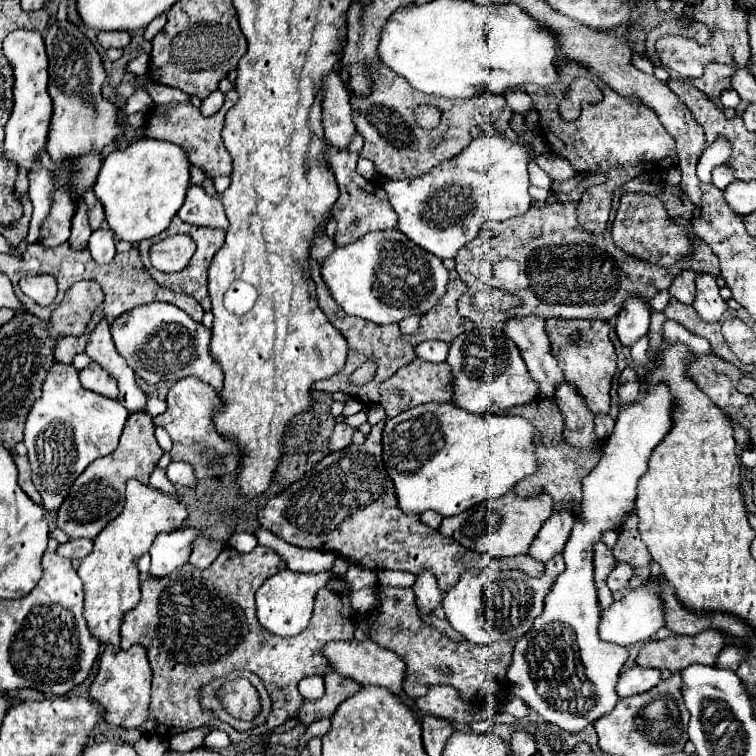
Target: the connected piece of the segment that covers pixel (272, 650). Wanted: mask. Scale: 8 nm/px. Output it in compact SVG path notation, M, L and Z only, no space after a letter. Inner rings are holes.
M227 546L207 570L183 564L165 578L147 578L141 582L141 600L125 614L121 624L121 648L127 650L133 644L141 644L147 650L153 670L147 722L153 734L169 738L173 736L173 728L177 732L187 732L207 726L209 730L225 730L233 746L247 740L253 732L237 732L199 706L199 688L231 670L249 670L257 674L273 700L273 712L265 724L257 726L257 734L297 716L303 702L297 684L305 676L323 676L327 672L327 660L321 656L321 648L333 640L349 640L355 626L349 606L349 586L335 578L319 590L311 622L301 634L277 638L265 632L265 628L261 630L255 614L255 592L269 574L273 576L285 568L285 560L271 548L255 546L253 552L241 554Z

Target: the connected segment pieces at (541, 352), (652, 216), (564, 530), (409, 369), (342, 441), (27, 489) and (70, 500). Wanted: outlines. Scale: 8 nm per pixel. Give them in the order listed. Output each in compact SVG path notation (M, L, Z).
M539 316L511 318L507 320L503 330L521 350L529 374L533 376L533 380L537 380L539 394L545 398L553 398L553 390L557 390L557 384L565 382L565 376L557 360L551 356L545 320Z
M625 194L621 198L619 212L611 226L611 236L613 242L623 248L623 252L629 252L631 256L641 256L641 260L651 260L659 266L673 266L681 258L693 254L693 248L689 244L689 232L667 220L663 202L649 194Z
M567 510L555 512L543 524L541 532L535 536L535 540L533 540L531 548L529 548L529 556L539 560L539 562L547 562L553 556L561 554L567 540L569 540L573 524L575 524L575 516L571 512L567 512Z
M415 358L411 364L397 370L397 374L391 376L387 382L381 382L379 392L381 392L381 406L385 408L389 418L393 418L413 406L419 406L419 404L449 402L453 396L451 368L447 362L427 362L427 360Z
M337 422L335 428L333 428L333 432L331 432L331 436L329 436L329 442L327 442L329 450L331 452L343 450L345 446L351 444L351 436L353 436L353 428L347 426L347 424L343 424L343 422Z
M13 454L13 458L15 458L15 464L17 464L19 486L21 486L21 490L23 490L33 502L41 504L41 496L39 496L39 492L35 490L35 486L33 486L33 482L31 482L31 468L29 468L29 462L27 462L25 458L17 456L17 454Z
M133 412L125 424L119 446L109 456L95 460L73 484L69 496L57 512L57 526L69 538L95 538L113 518L117 518L125 506L125 484L135 478L149 484L149 476L163 456L161 446L155 440L155 426L147 412Z

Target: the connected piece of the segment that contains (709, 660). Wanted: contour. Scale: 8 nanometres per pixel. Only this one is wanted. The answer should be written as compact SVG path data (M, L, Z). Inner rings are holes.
M709 628L697 636L669 636L659 642L645 642L637 654L639 666L649 666L657 670L681 672L689 664L709 664L713 666L717 654L723 650L723 636Z

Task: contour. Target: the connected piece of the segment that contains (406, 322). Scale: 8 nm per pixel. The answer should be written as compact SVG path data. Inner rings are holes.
M412 314L411 316L403 319L399 323L400 330L404 334L412 334L419 328L420 316L418 314Z

